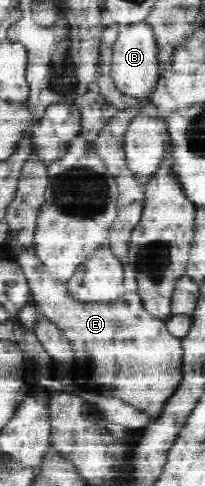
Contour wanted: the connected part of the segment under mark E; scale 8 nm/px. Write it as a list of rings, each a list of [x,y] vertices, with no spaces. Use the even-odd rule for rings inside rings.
[[[34,246],[18,252],[16,262],[25,273],[29,291],[42,313],[70,340],[73,355],[88,359],[94,383],[112,387],[96,388],[96,391],[102,391],[106,397],[120,397],[156,419],[164,401],[176,391],[182,379],[181,338],[168,331],[164,320],[152,317],[144,309],[137,292],[125,293],[120,299],[107,302],[83,302],[72,296],[65,281],[48,273]]]

